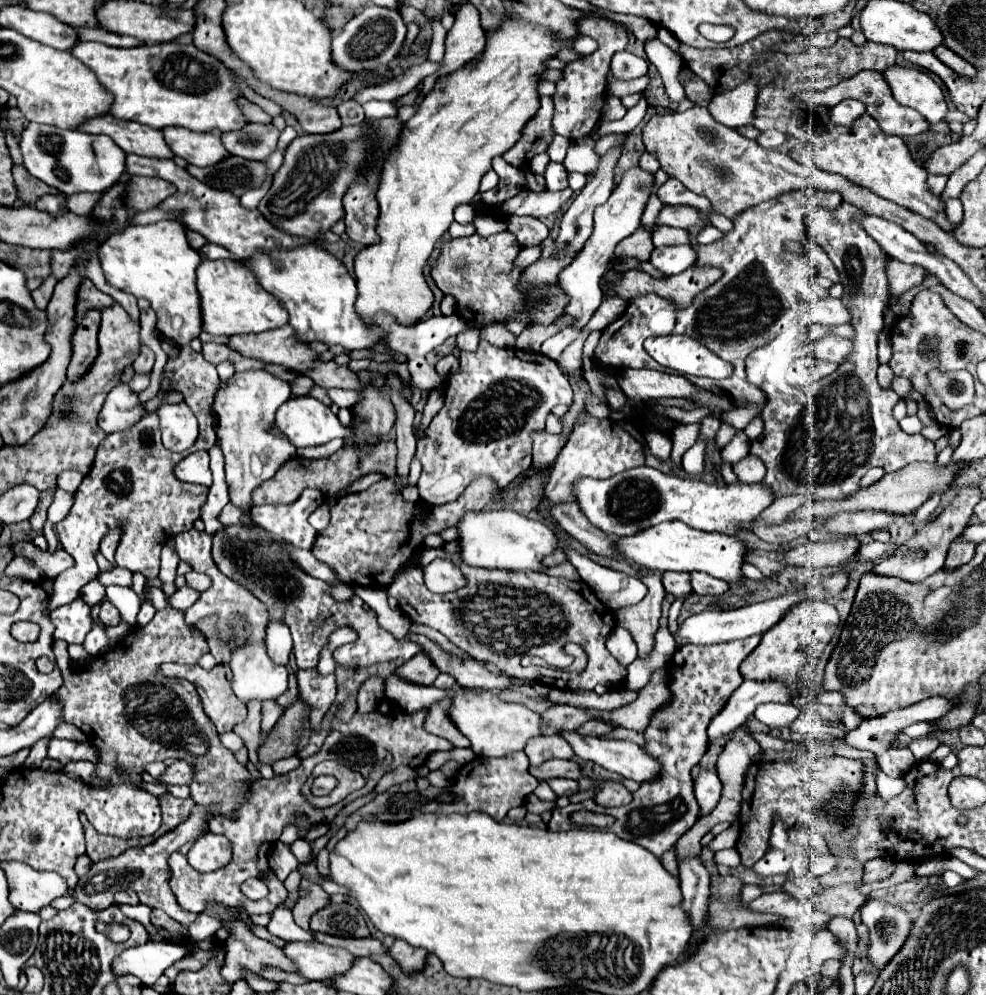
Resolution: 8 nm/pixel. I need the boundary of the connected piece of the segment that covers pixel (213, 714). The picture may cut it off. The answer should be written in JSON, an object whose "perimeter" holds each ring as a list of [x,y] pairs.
{"perimeter":[[[223,664],[215,666],[213,670],[203,670],[201,666],[163,666],[165,676],[179,676],[187,678],[195,684],[205,714],[211,718],[219,734],[233,730],[247,718],[247,706],[237,700],[231,690],[231,682],[227,678],[227,668]]]}

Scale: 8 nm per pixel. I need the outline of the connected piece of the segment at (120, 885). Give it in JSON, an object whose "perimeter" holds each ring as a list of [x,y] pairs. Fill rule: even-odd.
{"perimeter":[[[193,806],[189,818],[185,822],[181,822],[177,828],[173,828],[169,834],[163,834],[159,836],[157,840],[153,840],[153,844],[147,844],[147,846],[139,846],[139,848],[129,848],[125,852],[121,852],[119,856],[115,858],[107,858],[107,860],[99,860],[91,866],[89,874],[79,878],[79,884],[75,888],[75,898],[79,902],[83,902],[85,906],[93,908],[95,911],[108,908],[114,903],[114,892],[117,890],[125,890],[125,888],[133,888],[141,900],[141,904],[149,904],[153,908],[159,908],[163,912],[167,912],[173,920],[177,920],[179,924],[183,926],[189,926],[197,920],[197,914],[193,912],[183,912],[177,902],[175,902],[175,896],[169,888],[169,878],[167,878],[167,858],[177,850],[181,848],[183,844],[187,844],[189,840],[195,840],[199,836],[201,830],[205,830],[207,826],[207,820],[213,816],[211,810],[201,810],[201,806]],[[95,876],[105,876],[103,878],[103,884],[99,888],[93,888],[97,884],[97,880],[93,880]]]}

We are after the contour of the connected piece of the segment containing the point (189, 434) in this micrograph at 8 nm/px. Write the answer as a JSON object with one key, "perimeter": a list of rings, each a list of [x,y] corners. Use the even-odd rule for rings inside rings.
{"perimeter":[[[163,404],[157,410],[161,420],[163,444],[173,452],[185,452],[197,440],[197,418],[189,406]]]}

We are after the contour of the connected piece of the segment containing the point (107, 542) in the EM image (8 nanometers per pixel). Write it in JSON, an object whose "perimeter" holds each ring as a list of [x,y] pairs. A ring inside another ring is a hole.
{"perimeter":[[[111,530],[111,534],[109,534],[109,536],[105,536],[105,538],[103,538],[103,542],[101,542],[101,554],[103,554],[109,562],[113,562],[115,548],[117,548],[117,540],[119,540],[119,530],[117,530],[117,532],[115,532],[115,530]]]}

